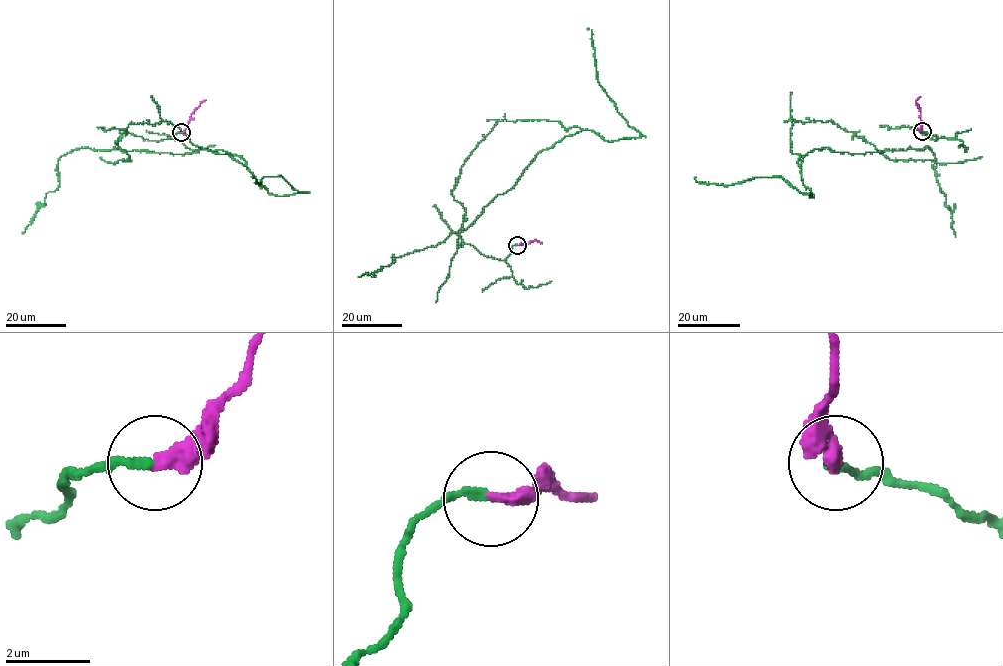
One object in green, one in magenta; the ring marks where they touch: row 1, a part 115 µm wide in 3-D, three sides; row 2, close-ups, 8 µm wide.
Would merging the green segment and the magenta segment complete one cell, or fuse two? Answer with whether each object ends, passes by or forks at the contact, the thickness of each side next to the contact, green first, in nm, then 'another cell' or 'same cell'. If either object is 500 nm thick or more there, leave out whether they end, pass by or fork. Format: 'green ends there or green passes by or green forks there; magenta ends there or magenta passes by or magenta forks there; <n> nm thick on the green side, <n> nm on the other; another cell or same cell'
green ends there; magenta ends there; 190 nm thick on the green side, 340 nm on the other; same cell

